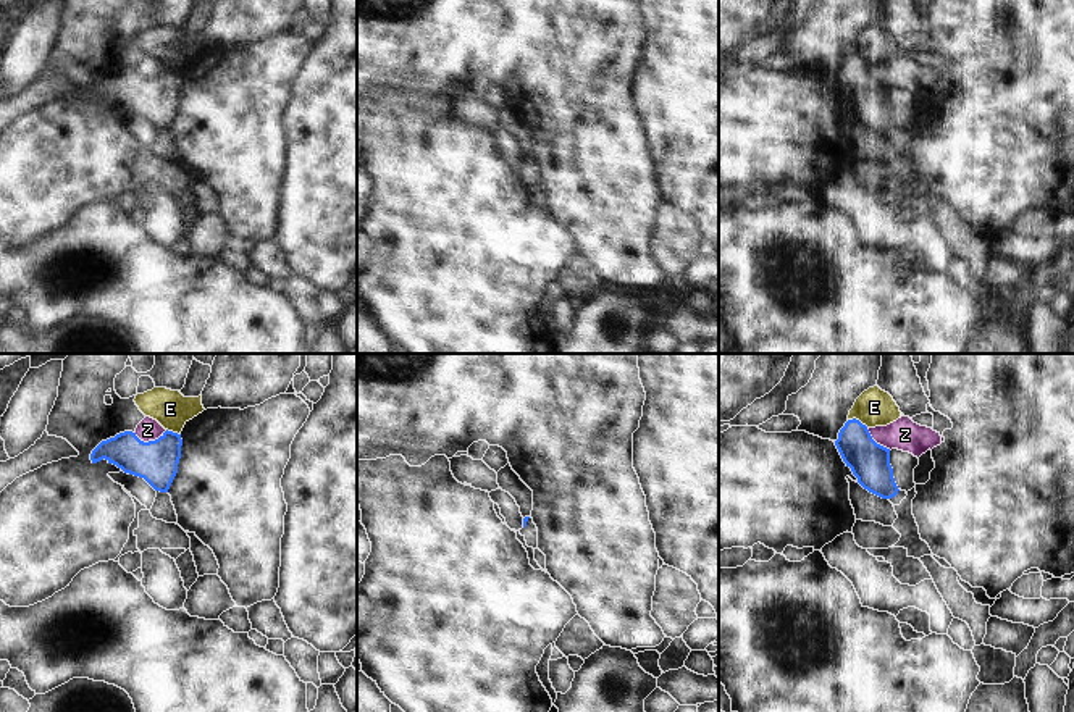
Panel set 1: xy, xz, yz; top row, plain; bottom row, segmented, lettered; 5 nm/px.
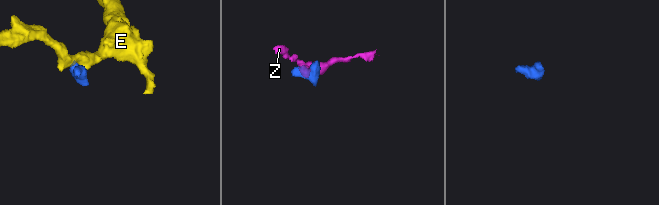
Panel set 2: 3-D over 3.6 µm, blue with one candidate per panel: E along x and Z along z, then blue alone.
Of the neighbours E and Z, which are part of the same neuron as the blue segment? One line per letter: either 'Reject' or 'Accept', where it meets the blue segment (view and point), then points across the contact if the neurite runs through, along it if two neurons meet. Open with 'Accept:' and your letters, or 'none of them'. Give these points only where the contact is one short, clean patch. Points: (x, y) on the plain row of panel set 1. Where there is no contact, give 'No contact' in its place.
Accept: none of them
E: Reject. Touches blue at yz (858, 58). Boundary: yz (848, 57), (858, 57), (868, 65)
Z: Reject. Touches blue at xy (151, 79). Boundary: xy (167, 68), (147, 79), (141, 79), (134, 73).

